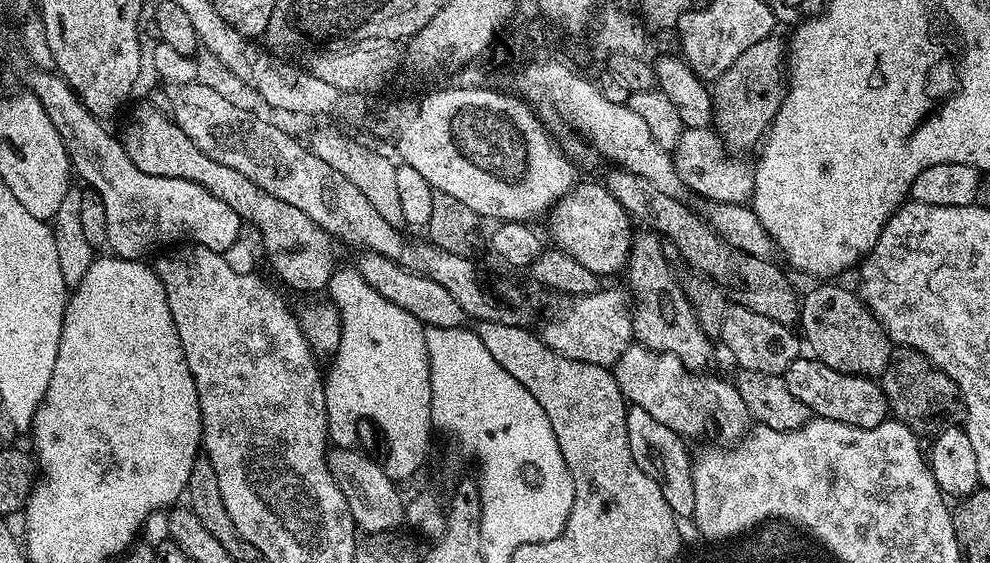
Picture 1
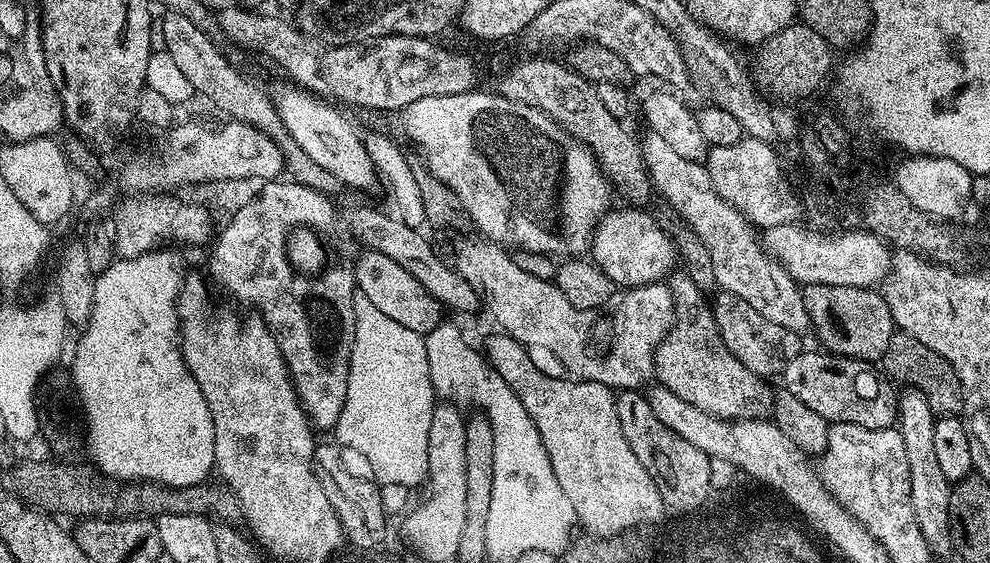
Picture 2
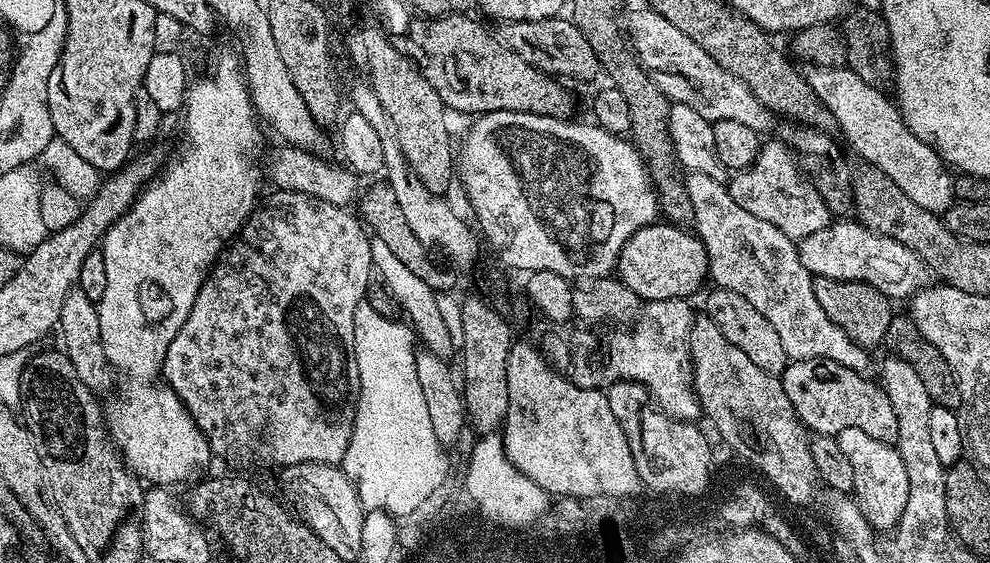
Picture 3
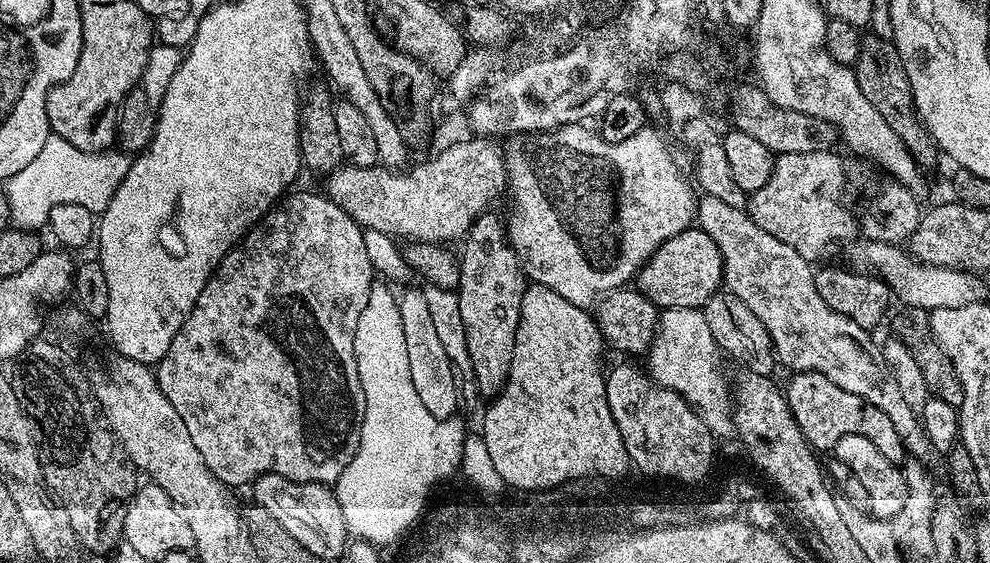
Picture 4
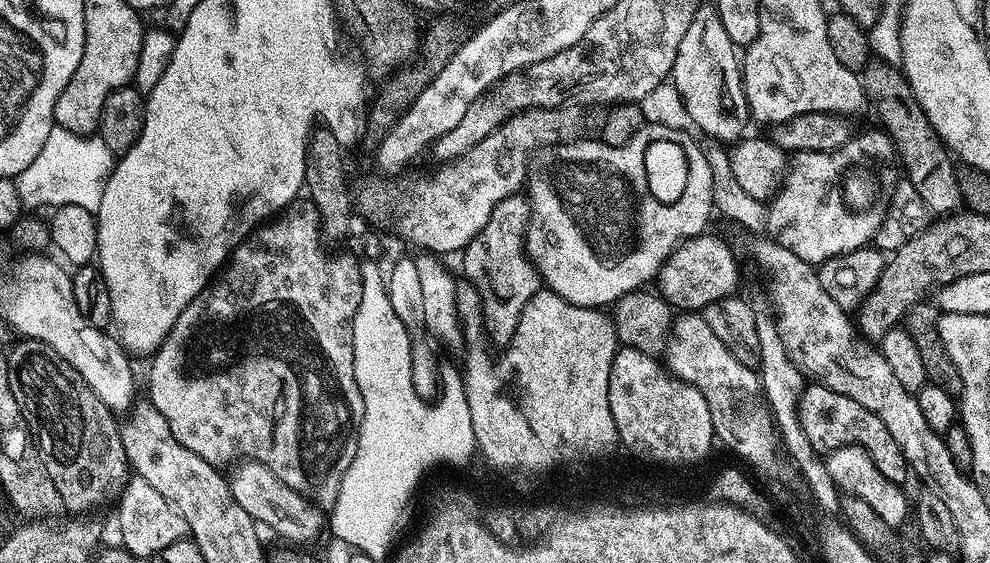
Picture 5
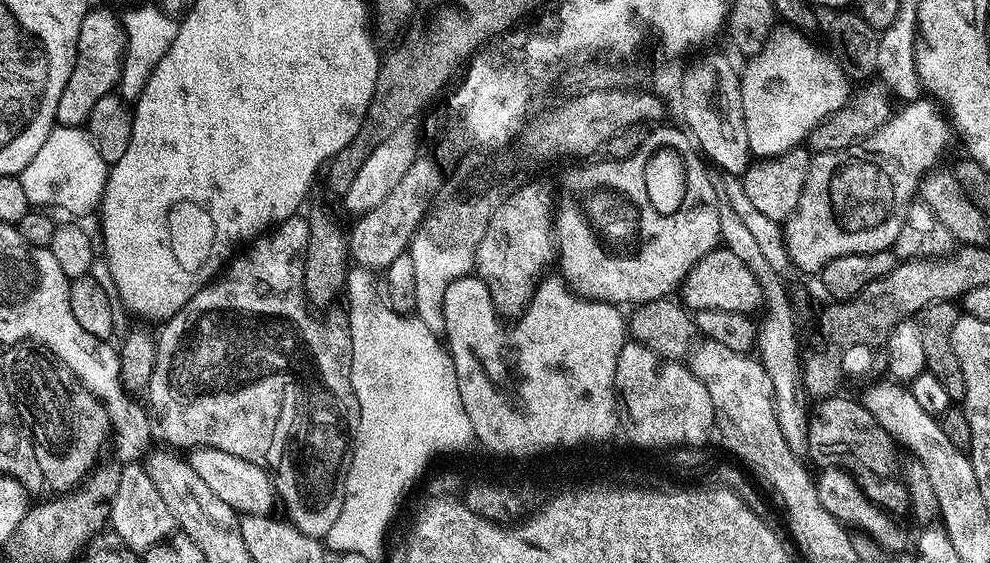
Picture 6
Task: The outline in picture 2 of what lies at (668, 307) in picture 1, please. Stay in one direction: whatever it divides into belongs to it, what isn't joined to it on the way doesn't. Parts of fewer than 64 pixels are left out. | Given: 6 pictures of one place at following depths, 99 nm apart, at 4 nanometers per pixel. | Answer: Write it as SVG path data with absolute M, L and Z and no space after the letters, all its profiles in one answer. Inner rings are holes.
M687 274L673 275L667 286L676 303L676 323L652 356L655 379L678 394L682 402L690 402L690 406L698 406L718 420L758 420L767 417L772 410L773 389L768 389L769 381L765 377L746 370L746 366L730 354L714 322L706 293L698 290Z

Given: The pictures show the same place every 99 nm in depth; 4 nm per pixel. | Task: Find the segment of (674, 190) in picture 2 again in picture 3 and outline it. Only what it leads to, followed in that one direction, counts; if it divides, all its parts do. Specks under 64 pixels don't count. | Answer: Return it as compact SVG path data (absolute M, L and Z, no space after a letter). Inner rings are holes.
M697 172L687 173L686 190L690 194L690 202L694 202L695 235L704 243L708 255L708 276L717 288L725 288L750 302L774 330L778 330L778 338L782 338L782 350L786 350L789 361L793 360L829 360L838 362L858 373L865 371L869 353L850 339L830 318L826 318L826 310L822 310L818 298L814 298L813 276L802 266L797 245L778 226L770 226L770 222L762 222L762 218L754 218L754 214L746 214L734 198L730 198L727 187L721 181Z

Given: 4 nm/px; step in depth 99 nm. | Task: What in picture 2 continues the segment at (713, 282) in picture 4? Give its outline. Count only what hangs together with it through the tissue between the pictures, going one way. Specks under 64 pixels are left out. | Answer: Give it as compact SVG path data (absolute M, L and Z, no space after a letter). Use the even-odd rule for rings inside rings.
M640 206L610 210L596 226L590 245L590 259L621 289L659 284L673 275L678 257L672 238L658 226L655 215Z

